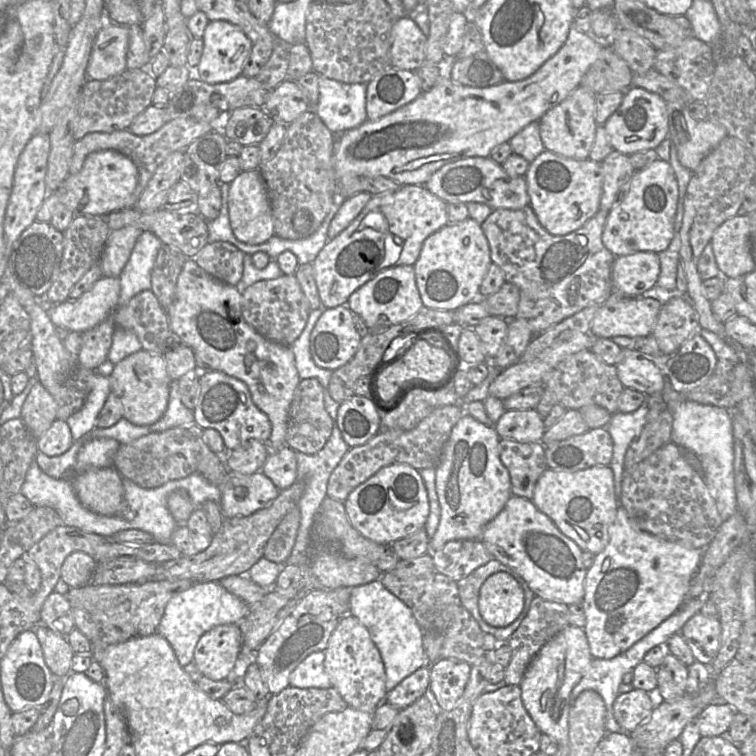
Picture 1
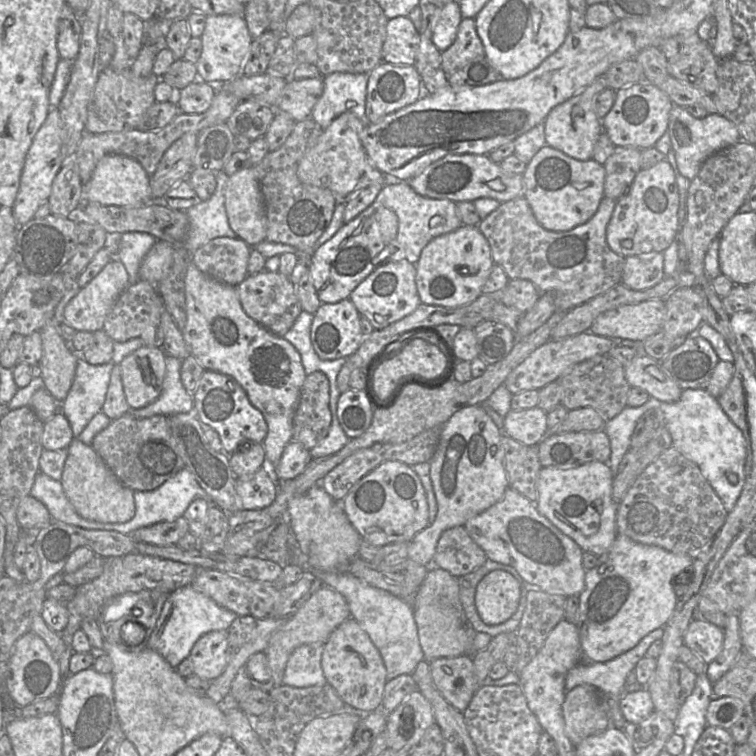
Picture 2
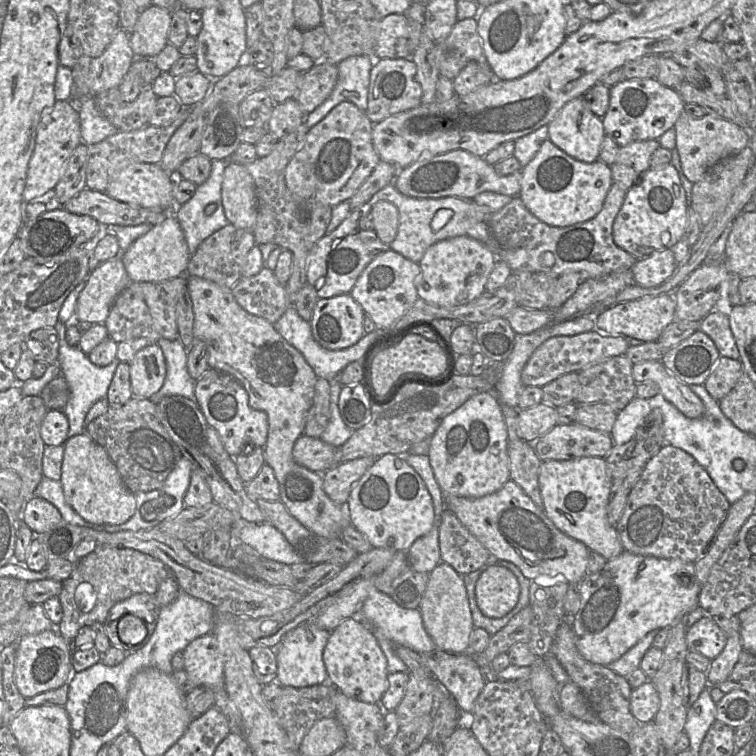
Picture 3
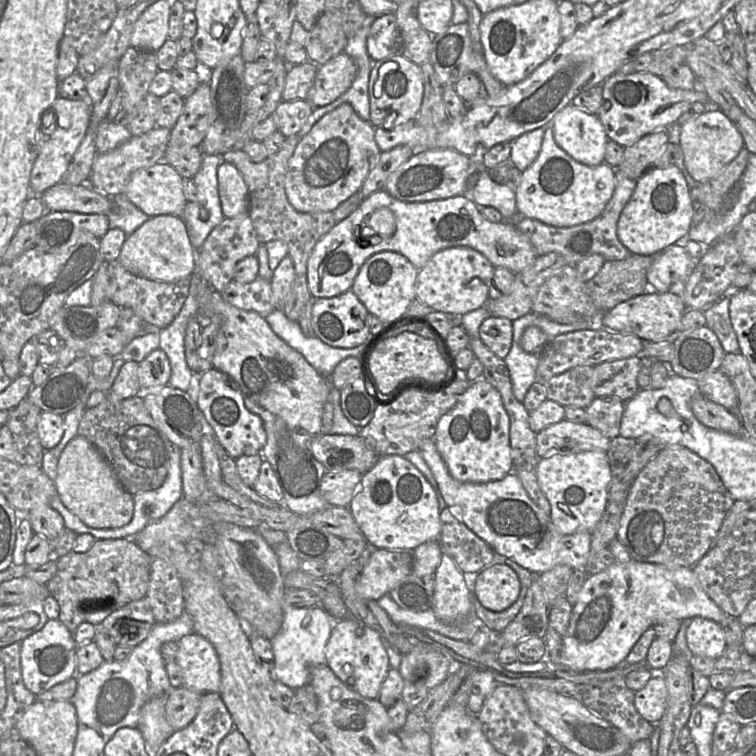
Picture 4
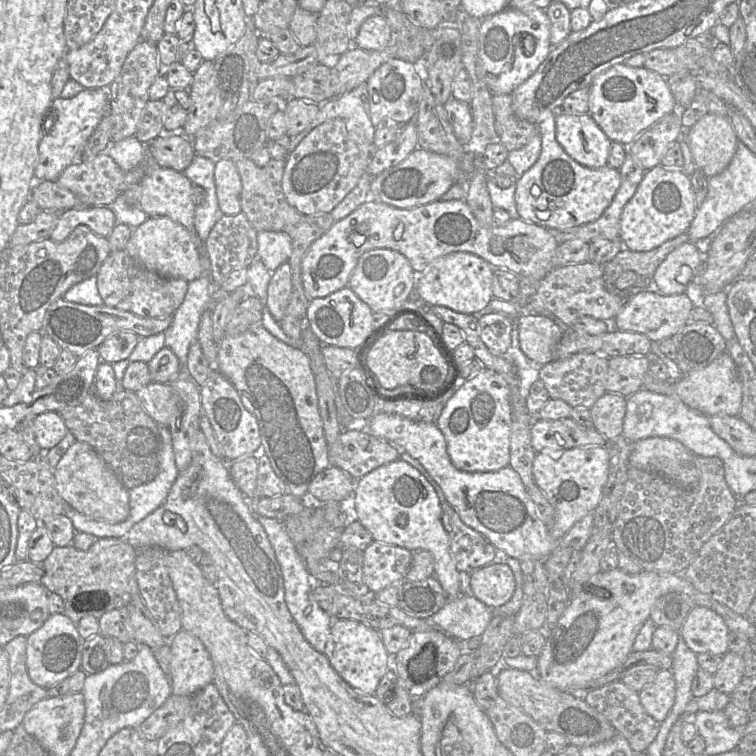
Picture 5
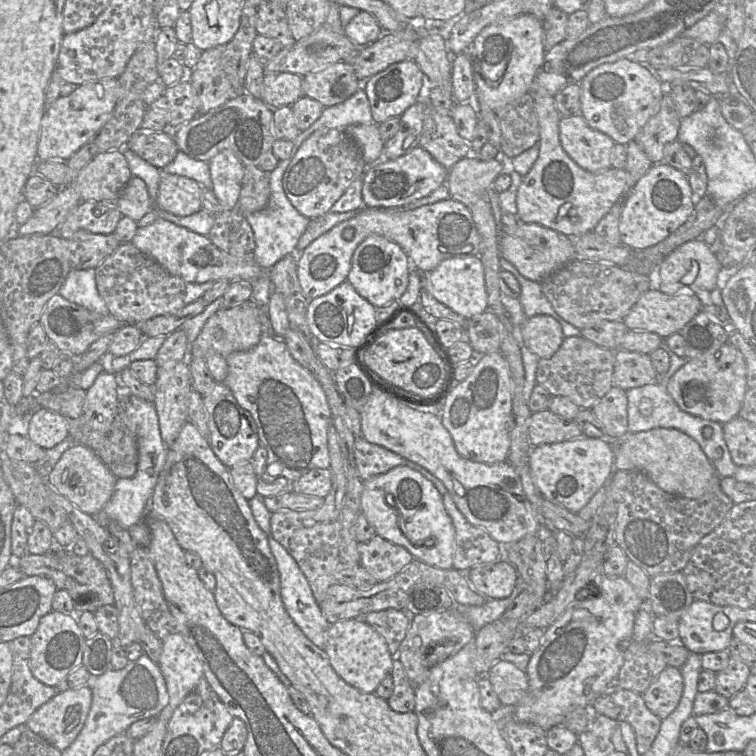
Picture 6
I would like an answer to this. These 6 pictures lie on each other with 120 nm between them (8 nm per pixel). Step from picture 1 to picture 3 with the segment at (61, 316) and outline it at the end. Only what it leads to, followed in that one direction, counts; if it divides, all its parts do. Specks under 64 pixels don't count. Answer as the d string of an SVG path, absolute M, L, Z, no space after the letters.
M121 257L110 259L90 272L76 303L75 320L81 328L103 324L114 300L130 283Z

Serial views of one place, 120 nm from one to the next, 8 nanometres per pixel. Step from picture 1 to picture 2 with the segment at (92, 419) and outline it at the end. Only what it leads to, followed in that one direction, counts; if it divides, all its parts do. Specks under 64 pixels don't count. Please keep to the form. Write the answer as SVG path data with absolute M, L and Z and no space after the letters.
M81 355L67 397L61 402L61 412L67 418L74 438L90 420L102 411L114 364L89 364Z

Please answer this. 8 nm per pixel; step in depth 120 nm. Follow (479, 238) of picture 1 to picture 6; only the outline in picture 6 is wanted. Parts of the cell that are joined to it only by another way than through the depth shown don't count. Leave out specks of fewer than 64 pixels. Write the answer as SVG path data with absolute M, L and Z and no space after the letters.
M479 256L452 257L442 261L430 273L422 274L426 275L426 288L432 294L432 296L437 301L466 319L470 319L488 310L488 297L486 291L484 267Z

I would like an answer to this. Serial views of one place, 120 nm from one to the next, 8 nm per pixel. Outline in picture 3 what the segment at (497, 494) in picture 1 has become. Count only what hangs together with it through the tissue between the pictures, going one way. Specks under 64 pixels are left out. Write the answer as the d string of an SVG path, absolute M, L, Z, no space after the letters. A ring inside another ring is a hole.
M482 392L444 417L430 438L428 457L446 496L480 498L500 490L510 479L508 434L501 403L493 392ZM439 525L418 538L408 549L409 566L417 572L430 573L440 562Z

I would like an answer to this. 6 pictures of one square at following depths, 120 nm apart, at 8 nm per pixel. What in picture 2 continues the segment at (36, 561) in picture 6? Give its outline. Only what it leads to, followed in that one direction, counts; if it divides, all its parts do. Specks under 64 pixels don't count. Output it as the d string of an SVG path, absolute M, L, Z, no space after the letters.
M139 553L105 558L102 574L90 582L75 587L75 595L66 605L69 612L69 621L64 631L60 633L65 642L65 650L58 661L61 684L64 679L71 675L70 659L74 653L71 648L71 641L74 633L81 629L83 620L86 618L98 619L102 608L107 602L125 593L137 593L142 590L159 590L172 593L179 588L188 586L193 580L196 570L197 566L193 564L185 564Z

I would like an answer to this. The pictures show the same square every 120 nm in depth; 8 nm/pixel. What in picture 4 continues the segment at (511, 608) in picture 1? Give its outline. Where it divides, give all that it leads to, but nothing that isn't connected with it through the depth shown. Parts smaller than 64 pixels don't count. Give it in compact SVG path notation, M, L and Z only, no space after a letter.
M492 564L480 571L474 582L474 595L482 606L493 612L508 609L518 598L520 580L506 564Z

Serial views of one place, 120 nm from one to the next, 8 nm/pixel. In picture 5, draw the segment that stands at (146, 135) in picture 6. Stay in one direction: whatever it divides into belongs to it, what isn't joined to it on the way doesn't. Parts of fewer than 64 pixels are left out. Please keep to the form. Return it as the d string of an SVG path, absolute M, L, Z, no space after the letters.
M183 127L174 133L163 132L146 145L155 165L179 172L185 171L196 155L191 138L183 135Z

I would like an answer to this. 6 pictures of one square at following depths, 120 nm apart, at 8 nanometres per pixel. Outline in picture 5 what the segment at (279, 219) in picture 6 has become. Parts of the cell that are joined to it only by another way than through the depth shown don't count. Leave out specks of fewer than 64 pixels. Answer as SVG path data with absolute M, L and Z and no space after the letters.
M260 231L257 233L257 242L257 257L270 272L274 272L289 260L292 253L292 240L287 233Z

